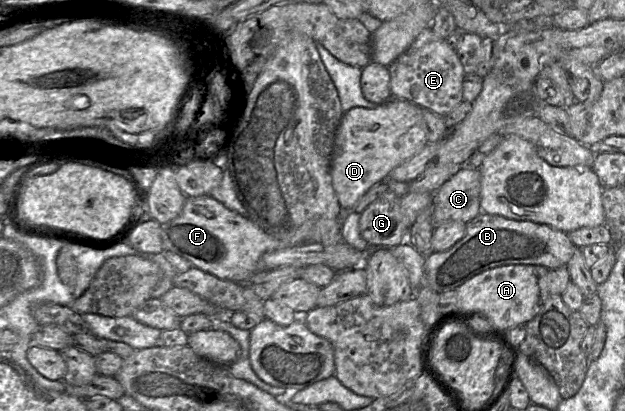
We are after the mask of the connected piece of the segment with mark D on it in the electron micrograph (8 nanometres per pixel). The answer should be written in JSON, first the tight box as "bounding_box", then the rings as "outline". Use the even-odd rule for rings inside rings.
{"bounding_box":[331,99,428,211],"outline":[[[389,99],[375,109],[355,107],[344,113],[336,130],[331,160],[332,185],[343,211],[350,211],[374,185],[386,180],[394,168],[417,154],[428,142],[422,128],[423,109],[409,101]]]}

